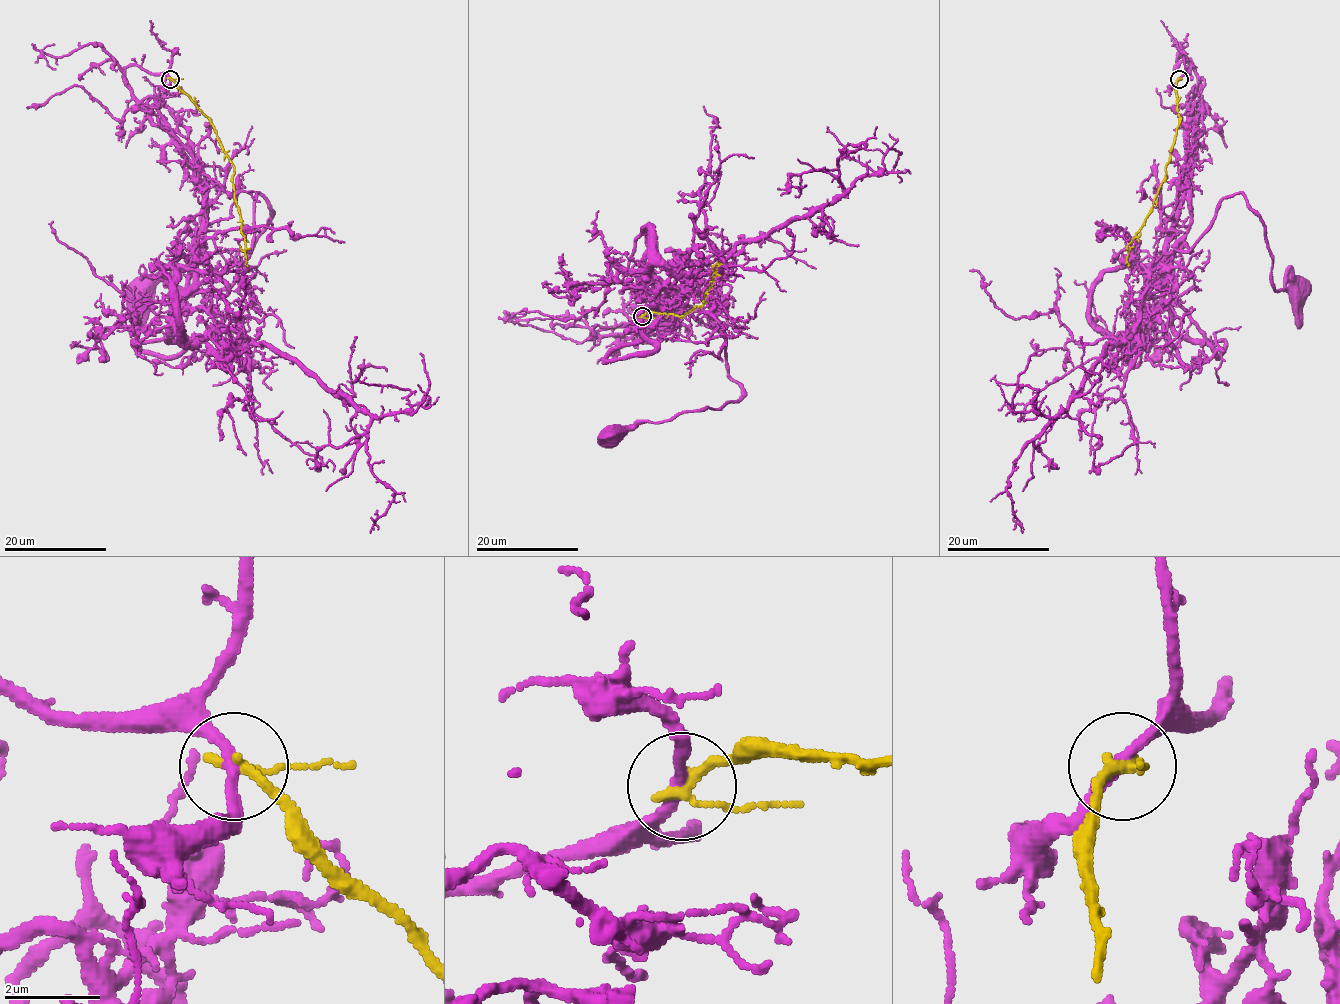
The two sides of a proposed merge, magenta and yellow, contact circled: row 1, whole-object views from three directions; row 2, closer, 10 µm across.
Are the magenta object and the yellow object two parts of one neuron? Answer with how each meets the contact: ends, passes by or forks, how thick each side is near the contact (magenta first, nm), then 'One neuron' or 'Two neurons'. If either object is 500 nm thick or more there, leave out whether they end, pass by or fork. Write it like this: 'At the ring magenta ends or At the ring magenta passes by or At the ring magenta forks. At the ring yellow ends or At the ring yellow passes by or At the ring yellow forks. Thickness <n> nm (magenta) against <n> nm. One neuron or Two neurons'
At the ring magenta passes by. At the ring yellow passes by. Thickness 240 nm (magenta) against 200 nm. Two neurons

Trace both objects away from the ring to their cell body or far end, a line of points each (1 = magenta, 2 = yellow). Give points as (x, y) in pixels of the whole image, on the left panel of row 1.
1: (170, 78), (125, 68), (199, 175), (204, 250), (249, 250), (257, 194), (269, 222), (228, 286), (141, 289)
2: (170, 78), (209, 118), (220, 148), (233, 166), (234, 196), (247, 266)

